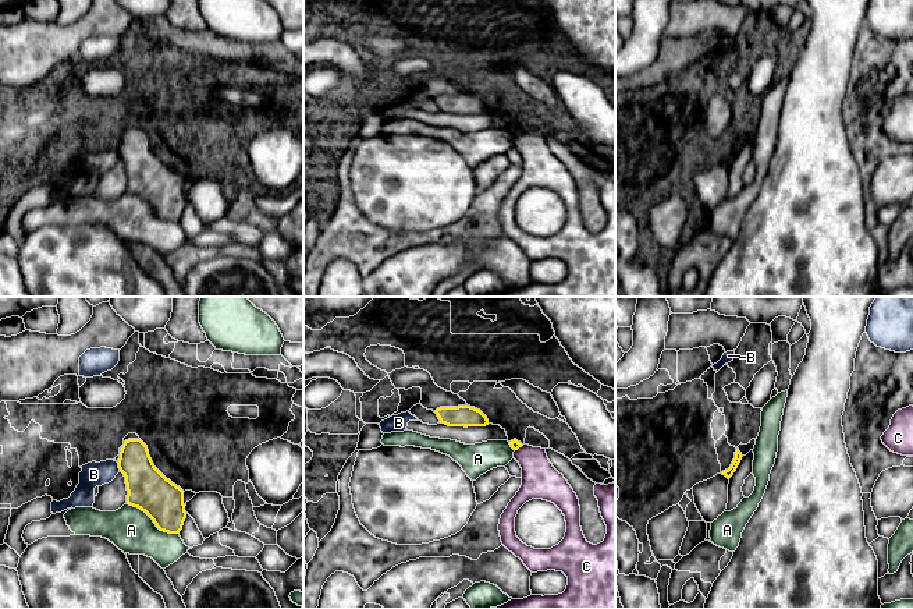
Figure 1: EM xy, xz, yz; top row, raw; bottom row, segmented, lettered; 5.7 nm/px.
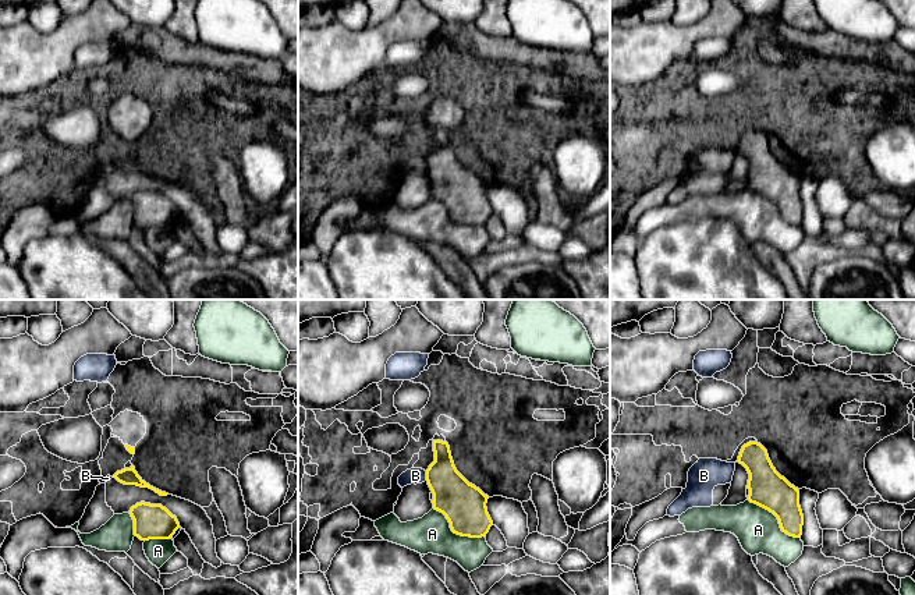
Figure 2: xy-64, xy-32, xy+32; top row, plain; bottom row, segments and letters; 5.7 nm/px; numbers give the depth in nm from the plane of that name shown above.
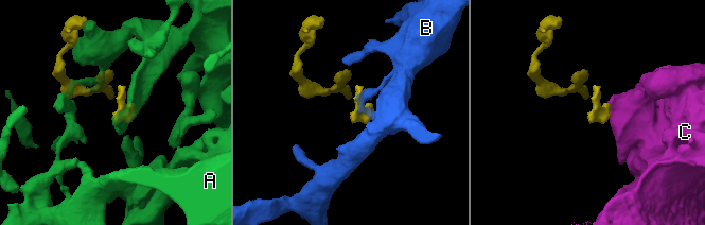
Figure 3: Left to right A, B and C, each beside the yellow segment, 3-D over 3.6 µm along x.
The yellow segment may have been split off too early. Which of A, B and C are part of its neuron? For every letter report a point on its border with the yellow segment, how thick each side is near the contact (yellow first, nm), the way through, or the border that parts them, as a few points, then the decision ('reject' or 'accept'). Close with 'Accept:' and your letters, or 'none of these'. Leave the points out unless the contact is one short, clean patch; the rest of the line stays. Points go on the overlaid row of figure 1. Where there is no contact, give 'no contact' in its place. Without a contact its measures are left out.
A: meets yellow in xy at (153, 521); 240 nm thick on the yellow side, 260 nm on the other; reject
B: meets yellow in xy at (118, 467); 240 nm thick on the yellow side, 150 nm on the other; border along xy (117, 463), (120, 470); reject
C: meets yellow in xz at (519, 446); 60 nm thick on the yellow side, 220 nm on the other; border along xz (524, 445), (515, 450); reject
Accept: none of these

